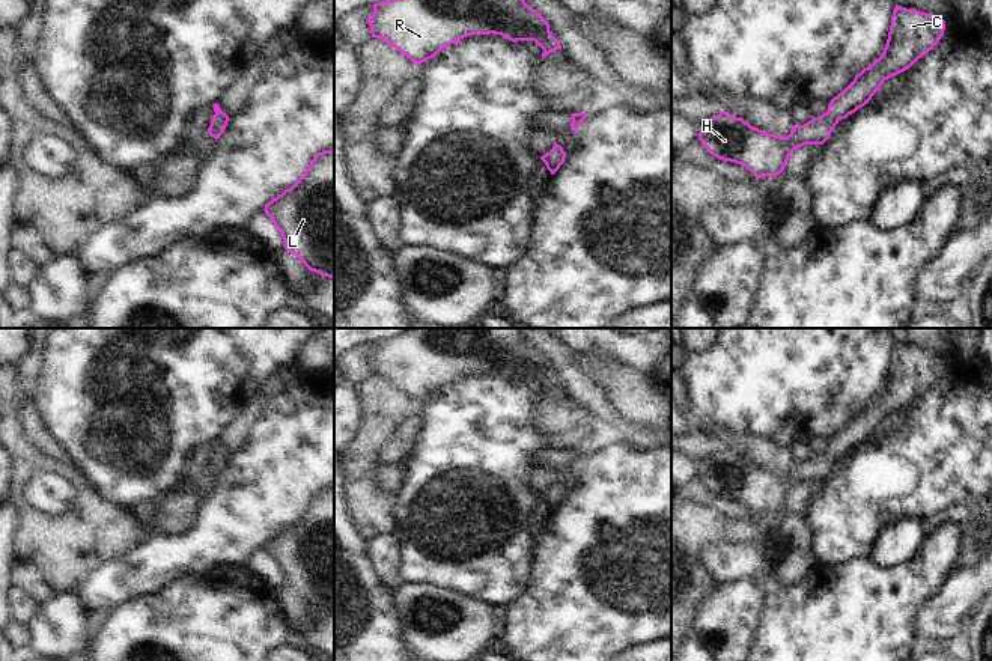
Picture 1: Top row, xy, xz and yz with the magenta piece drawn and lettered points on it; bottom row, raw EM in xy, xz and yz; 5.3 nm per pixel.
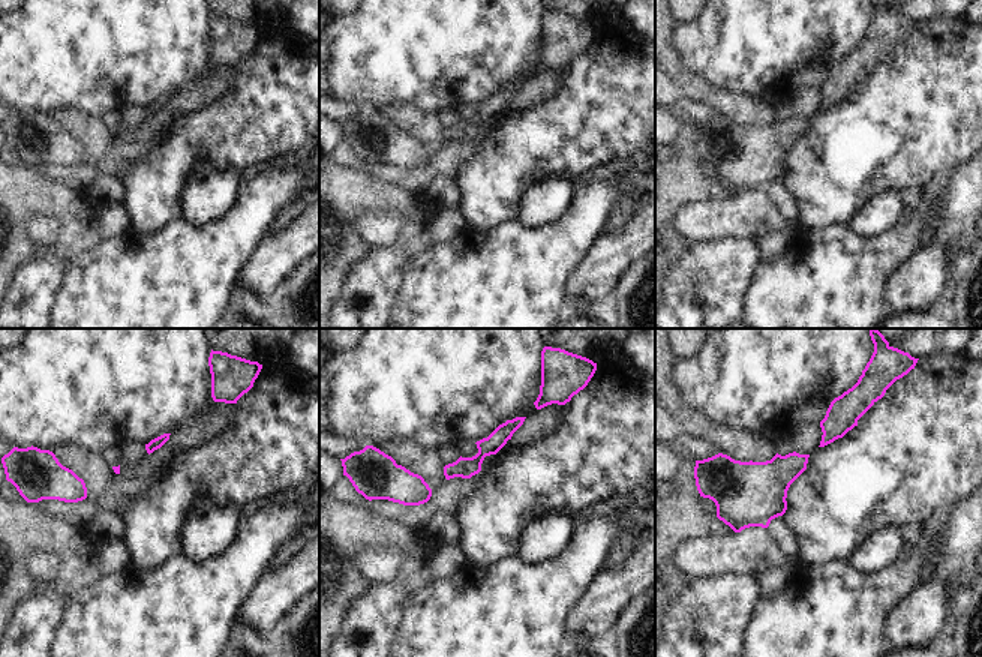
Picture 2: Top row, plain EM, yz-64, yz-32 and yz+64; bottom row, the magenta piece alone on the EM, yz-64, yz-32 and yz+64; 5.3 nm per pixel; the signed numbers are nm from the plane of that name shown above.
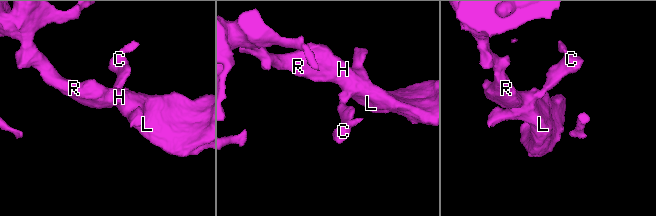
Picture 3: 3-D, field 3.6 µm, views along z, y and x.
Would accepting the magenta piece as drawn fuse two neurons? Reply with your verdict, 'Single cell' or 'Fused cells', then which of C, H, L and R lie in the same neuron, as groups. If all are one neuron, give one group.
Single cell. Groups: C H L R.

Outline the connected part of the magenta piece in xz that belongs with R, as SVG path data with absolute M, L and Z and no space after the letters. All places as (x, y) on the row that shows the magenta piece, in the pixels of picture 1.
M387 0L372 6L375 12L366 18L372 38L388 42L412 65L435 57L450 44L471 35L494 33L512 42L534 41L543 50L542 59L561 48L551 35L548 21L525 0Z

